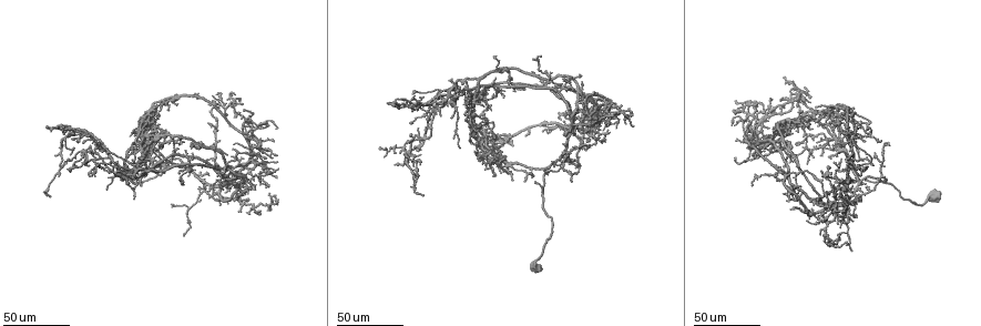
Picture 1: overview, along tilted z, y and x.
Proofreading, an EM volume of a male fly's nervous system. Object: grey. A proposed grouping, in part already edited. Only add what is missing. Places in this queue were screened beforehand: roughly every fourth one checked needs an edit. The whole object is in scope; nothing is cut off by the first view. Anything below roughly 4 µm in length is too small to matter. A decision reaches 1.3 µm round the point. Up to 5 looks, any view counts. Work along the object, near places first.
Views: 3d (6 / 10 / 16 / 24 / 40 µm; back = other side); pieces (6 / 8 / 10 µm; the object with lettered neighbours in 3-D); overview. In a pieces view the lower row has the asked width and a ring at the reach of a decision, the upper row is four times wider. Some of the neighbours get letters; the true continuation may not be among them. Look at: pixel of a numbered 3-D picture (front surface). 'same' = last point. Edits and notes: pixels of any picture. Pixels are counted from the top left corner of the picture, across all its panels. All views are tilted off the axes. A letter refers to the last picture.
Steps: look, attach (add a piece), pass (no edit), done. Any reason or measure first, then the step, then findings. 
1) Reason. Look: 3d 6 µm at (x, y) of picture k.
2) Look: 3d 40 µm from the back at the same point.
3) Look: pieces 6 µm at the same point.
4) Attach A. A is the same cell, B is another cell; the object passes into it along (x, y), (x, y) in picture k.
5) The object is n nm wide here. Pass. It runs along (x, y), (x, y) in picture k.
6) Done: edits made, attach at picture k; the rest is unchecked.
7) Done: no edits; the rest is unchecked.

Look: 3d 40 µm at (480, 103) of picture 1.

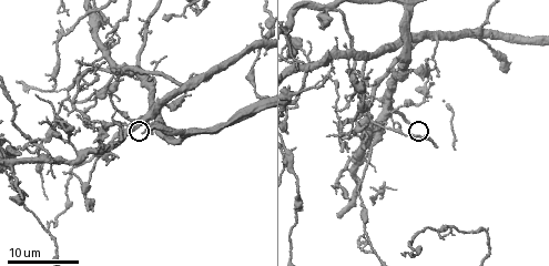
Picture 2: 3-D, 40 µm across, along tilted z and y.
Look: 3d 10 µm at (140, 133) of picture 2.

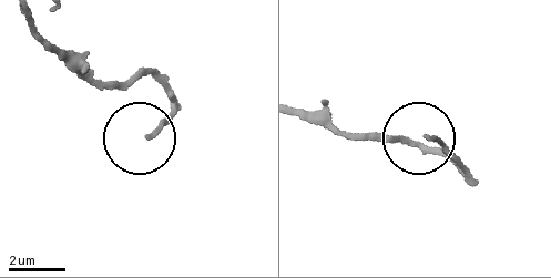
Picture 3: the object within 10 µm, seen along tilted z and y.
See the neighbours. Look: pieces 6 µm at (432, 141) of picture 3.

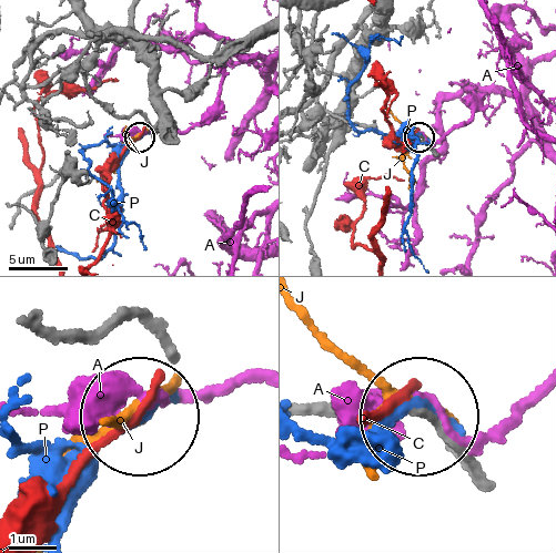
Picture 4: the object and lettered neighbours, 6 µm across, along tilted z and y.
Pass. A, C, J and P are other cells; it runs along (78, 16), (95, 43), (90, 91), (139, 112), (140, 136) in picture 4; none of them fits.

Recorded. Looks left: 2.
Thin end. Look: 3d 24 µm at (99, 168) of picture 1.

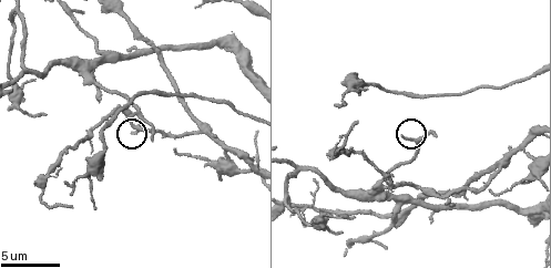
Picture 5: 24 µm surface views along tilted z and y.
What lies round it. Look: pieces 10 µm at (152, 138) of picture 5.

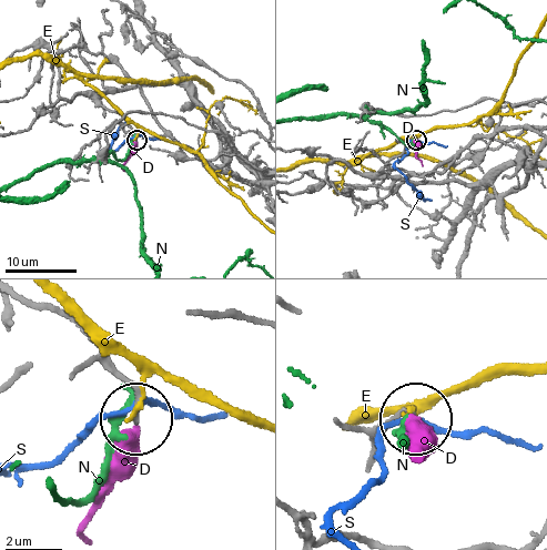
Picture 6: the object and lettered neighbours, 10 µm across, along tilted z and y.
The object is 180 nm wide here. Attach D. D is the same cell, E, N and S are other cells; the neuron continues.

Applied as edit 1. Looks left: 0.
Done: edits made, attach at picture 6; the rest is unchecked.

